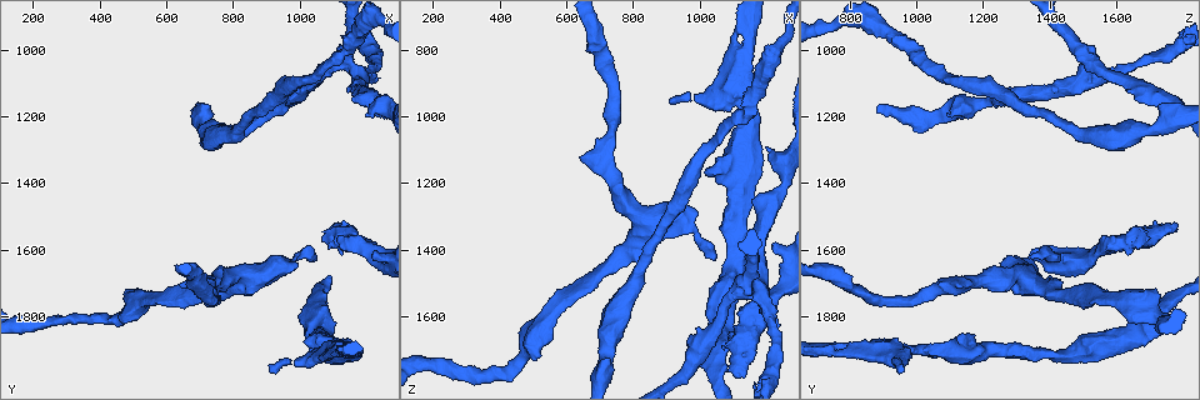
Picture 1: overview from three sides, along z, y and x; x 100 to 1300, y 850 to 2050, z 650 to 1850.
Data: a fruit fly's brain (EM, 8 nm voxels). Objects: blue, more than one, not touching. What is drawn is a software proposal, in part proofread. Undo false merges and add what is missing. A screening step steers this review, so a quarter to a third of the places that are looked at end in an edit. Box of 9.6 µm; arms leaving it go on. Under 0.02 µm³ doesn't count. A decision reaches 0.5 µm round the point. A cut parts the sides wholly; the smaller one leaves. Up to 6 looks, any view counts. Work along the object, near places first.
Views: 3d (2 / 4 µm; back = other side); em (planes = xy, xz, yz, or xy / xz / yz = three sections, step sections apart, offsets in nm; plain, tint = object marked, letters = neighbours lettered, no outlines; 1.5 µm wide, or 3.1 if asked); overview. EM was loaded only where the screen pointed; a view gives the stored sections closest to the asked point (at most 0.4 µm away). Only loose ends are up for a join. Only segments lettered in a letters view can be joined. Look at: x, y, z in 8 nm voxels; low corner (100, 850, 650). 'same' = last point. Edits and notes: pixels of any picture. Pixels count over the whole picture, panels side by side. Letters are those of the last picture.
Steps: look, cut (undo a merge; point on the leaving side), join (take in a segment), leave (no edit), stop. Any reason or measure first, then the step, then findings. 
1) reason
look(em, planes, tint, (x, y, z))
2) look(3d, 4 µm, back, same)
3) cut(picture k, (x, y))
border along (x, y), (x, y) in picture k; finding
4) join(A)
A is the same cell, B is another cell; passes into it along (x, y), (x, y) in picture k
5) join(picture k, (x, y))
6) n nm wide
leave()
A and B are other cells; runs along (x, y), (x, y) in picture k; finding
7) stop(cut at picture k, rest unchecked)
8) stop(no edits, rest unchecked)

free end
look(em, planes, letters, (900, 1950, 950))

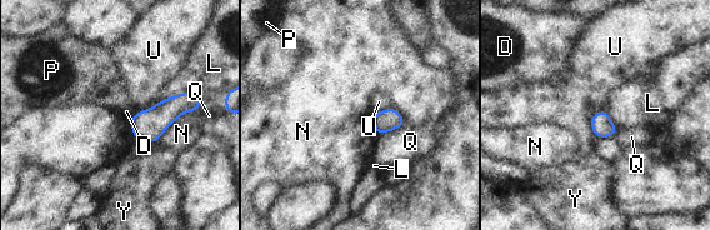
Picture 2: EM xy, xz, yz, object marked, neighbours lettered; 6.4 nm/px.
L touches over 280 nm
leave()
D, L, N, P, Q, U and Y are other cells; no lettered segment goes on from it

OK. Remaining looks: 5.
stops while still wide
look(em, planes, letters, (1010, 1880, 1170))

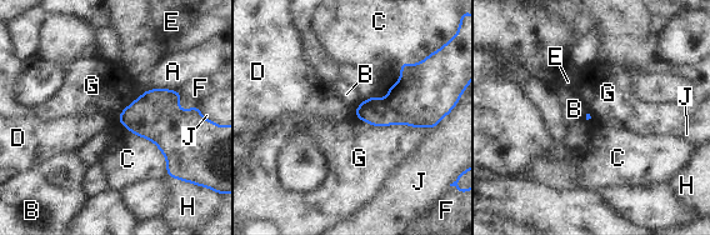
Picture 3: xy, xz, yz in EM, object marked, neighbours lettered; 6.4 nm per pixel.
leave()
A, B, C, D, E, F, G, H and J are other cells; border along (353, 110), (354, 114) in picture 3; no lettered segment goes on from it

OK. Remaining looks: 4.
free end
look(3d, 2 µm, back, (1210, 1610, 1390))

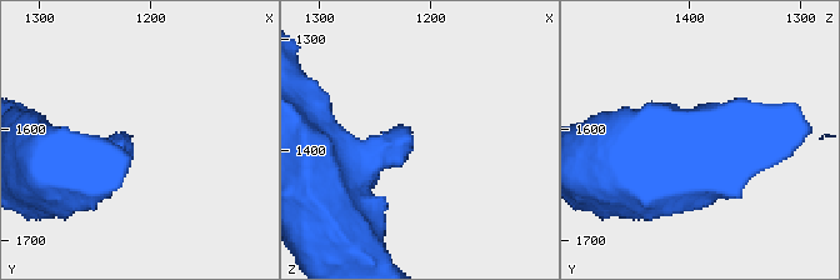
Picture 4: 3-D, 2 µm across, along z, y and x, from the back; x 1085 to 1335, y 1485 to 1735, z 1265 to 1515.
need the tissue
look(em, planes, plain, (1218, 1608, 1384))

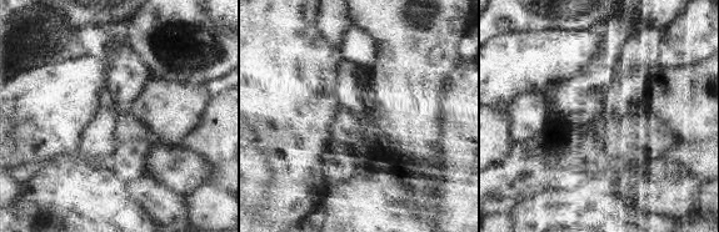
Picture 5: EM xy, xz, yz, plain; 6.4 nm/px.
look(em, planes, letters, same)

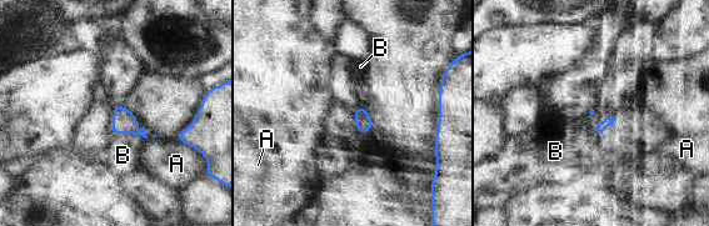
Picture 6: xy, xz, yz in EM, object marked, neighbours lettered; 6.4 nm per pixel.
leave()
A and B are other cells; border along (113, 134), (140, 134), (148, 137) in picture 6; no lettered segment goes on from it

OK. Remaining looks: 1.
stop(no edits, rest unchecked)

